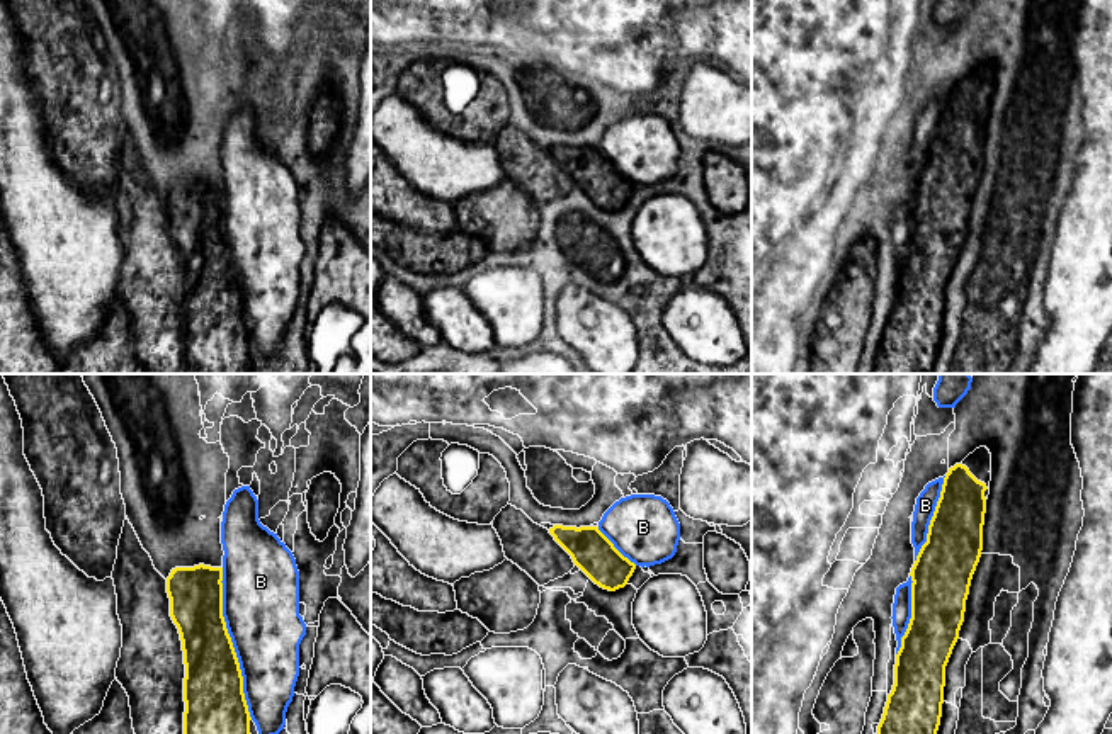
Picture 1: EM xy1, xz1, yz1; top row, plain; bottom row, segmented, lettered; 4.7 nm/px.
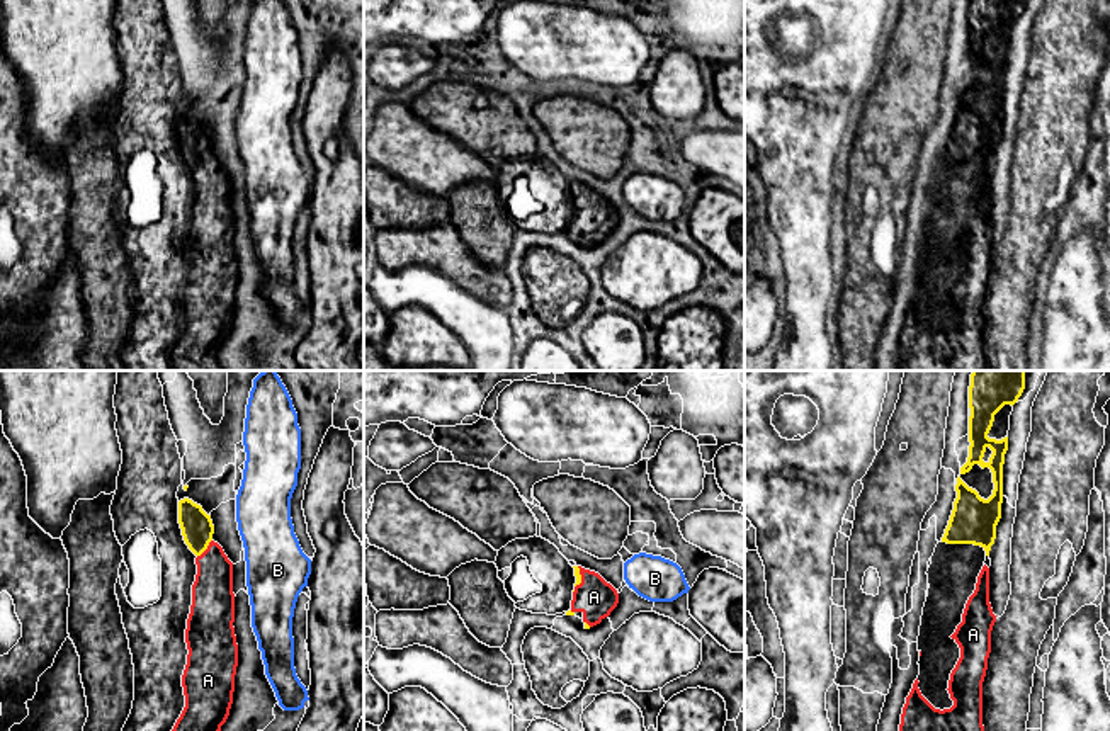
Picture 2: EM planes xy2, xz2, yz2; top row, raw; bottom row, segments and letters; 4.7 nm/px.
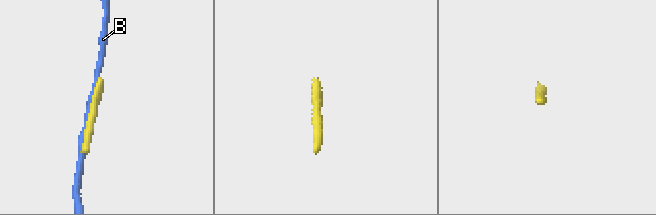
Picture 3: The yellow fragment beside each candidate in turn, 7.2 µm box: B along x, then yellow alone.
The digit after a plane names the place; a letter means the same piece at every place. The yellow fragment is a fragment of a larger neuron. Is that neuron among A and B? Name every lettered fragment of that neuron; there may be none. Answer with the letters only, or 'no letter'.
A

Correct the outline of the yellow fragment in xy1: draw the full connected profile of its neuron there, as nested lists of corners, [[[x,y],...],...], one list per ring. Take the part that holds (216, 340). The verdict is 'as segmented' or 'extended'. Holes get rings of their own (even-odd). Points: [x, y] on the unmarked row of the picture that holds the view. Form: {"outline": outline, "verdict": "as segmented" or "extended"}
{"outline": [[[175,187],[167,197],[170,236],[179,248],[184,297],[185,374],[252,374],[250,331],[240,282],[223,236],[223,187]]], "verdict": "as segmented"}

